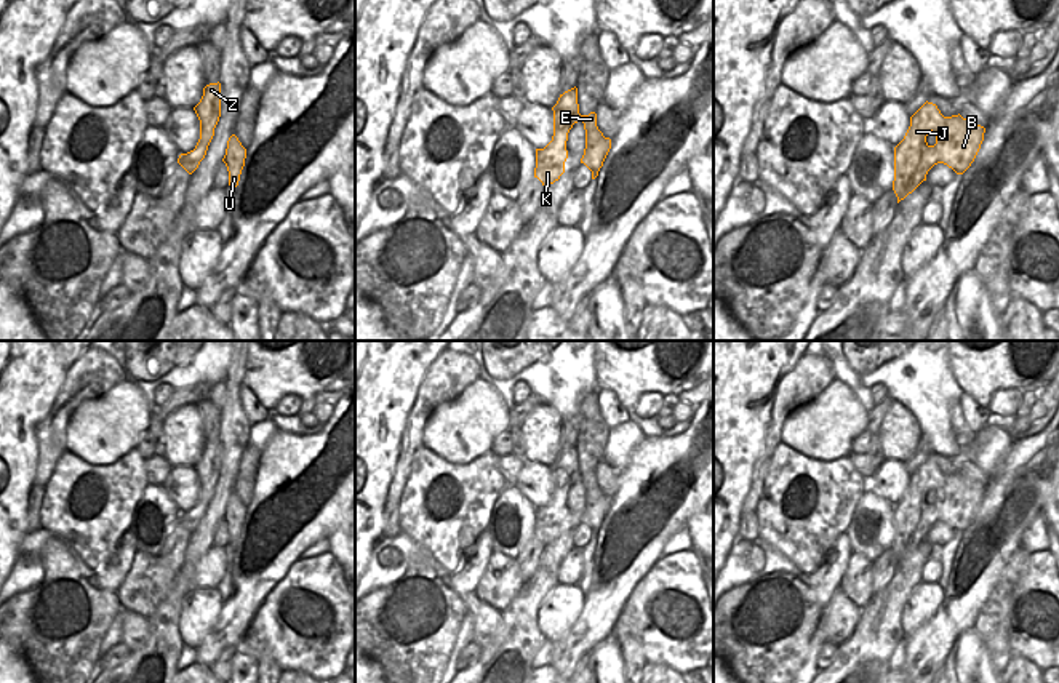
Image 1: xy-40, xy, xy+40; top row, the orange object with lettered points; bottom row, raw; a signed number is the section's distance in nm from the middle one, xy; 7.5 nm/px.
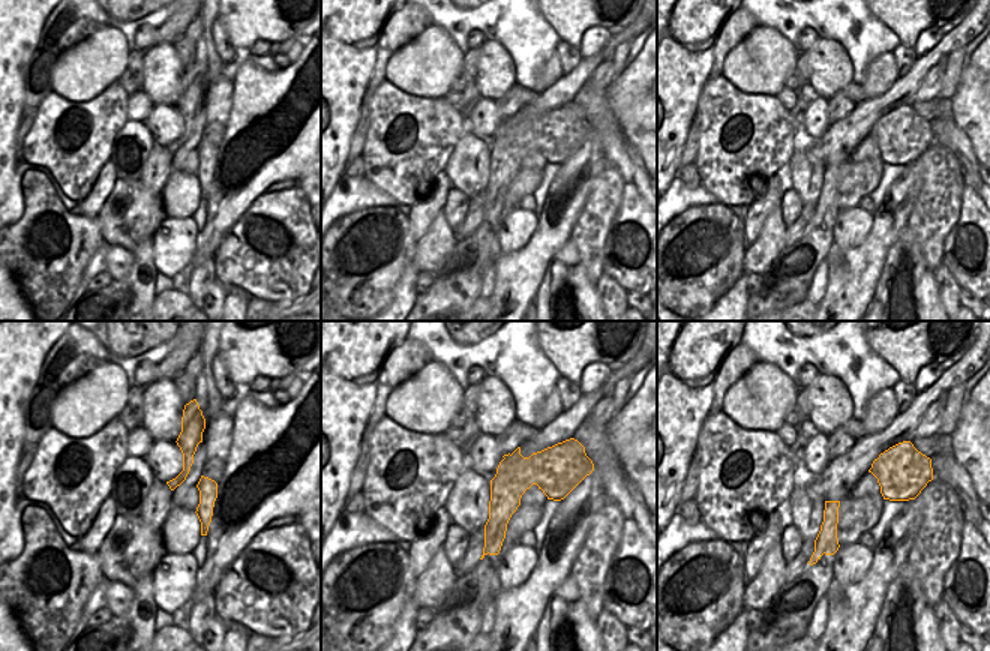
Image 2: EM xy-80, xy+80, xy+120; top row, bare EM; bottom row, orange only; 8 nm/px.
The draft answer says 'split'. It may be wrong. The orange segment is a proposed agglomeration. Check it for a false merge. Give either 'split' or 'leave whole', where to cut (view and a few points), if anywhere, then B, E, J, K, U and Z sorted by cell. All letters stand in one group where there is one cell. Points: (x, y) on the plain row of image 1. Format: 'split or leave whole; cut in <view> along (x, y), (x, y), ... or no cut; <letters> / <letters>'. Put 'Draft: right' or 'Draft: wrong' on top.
Draft: right
split; cut in xy+40 along (946, 475), (938, 520); B E U / J K Z

